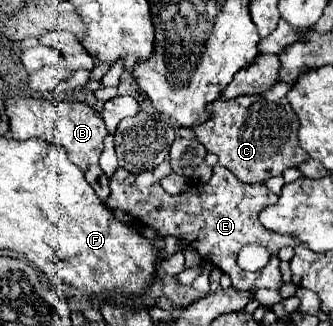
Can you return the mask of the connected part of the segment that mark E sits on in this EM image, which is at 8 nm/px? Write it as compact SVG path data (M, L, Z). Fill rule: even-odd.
M161 163L155 171L147 173L127 173L123 169L117 169L111 177L111 195L107 199L107 205L111 209L121 209L127 215L135 217L147 227L155 227L161 235L173 235L191 245L205 261L213 263L215 267L223 269L237 289L279 289L283 285L281 281L281 269L279 269L279 249L283 247L297 247L299 239L293 235L277 235L273 231L265 231L261 227L257 215L265 209L265 205L277 203L277 195L265 187L265 183L243 183L239 181L227 167L215 165L213 177L209 183L195 183L187 193L181 195L169 195L159 185L159 181L171 173L169 163ZM247 243L259 243L269 249L271 261L267 267L263 267L259 273L247 273L239 269L237 265L237 253Z

